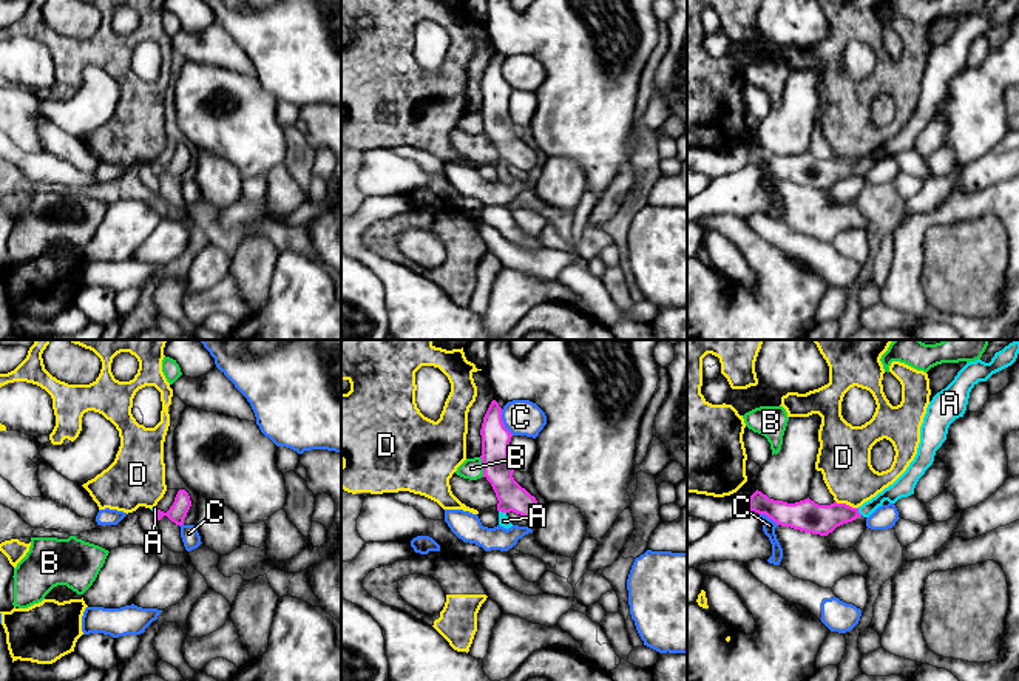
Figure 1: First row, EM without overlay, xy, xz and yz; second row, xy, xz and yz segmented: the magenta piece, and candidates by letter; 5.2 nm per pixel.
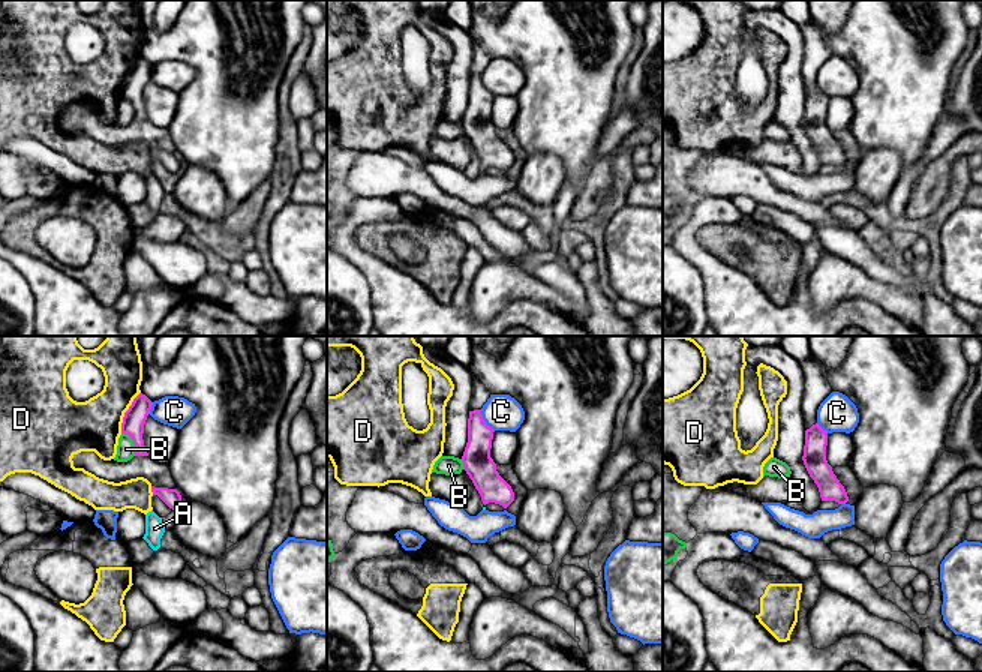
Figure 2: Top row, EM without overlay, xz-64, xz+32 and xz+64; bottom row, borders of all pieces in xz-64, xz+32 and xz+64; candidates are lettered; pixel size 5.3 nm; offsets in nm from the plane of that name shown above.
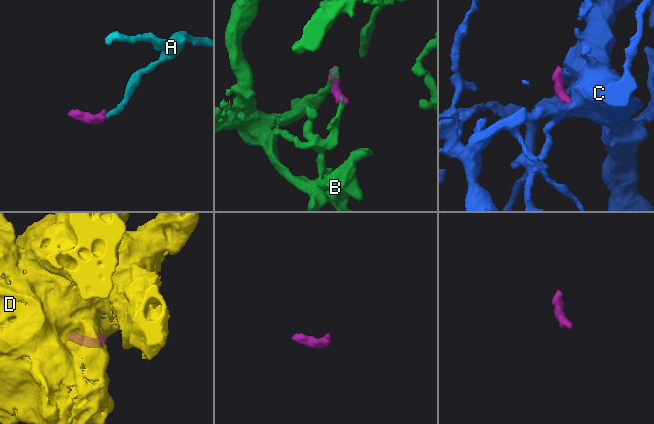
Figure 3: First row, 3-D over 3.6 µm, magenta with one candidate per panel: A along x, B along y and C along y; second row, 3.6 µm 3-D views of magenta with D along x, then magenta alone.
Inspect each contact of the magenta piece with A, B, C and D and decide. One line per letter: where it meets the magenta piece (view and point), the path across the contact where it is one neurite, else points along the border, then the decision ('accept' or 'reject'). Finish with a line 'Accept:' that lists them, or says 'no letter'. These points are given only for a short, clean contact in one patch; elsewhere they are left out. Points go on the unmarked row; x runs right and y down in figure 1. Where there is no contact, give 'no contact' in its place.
A: meets magenta in xz at (502, 166); runs through xz (497, 124), (504, 138), (502, 166), (504, 175); accept
B: meets magenta in xz at (484, 121); border along xz (479, 111), (484, 130); reject
C: meets magenta in xz at (502, 76); border along xz (501, 64), (501, 73), (513, 88); reject
D: meets magenta in yz at (845, 158); reject
Accept: A

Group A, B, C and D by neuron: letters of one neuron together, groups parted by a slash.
A / B / C / D

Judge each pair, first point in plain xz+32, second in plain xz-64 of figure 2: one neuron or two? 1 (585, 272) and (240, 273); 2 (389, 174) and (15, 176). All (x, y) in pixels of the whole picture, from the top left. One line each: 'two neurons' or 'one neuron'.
1: two neurons
2: one neuron

